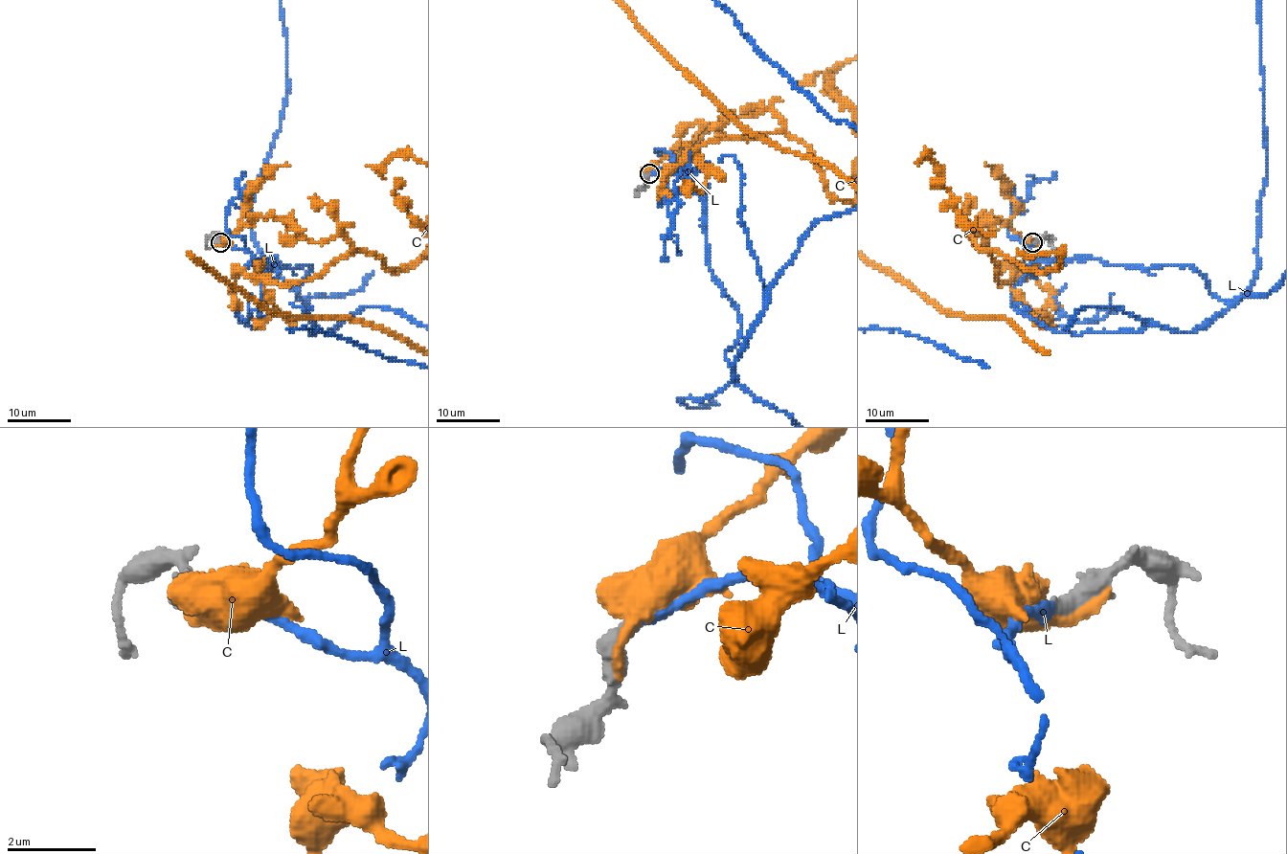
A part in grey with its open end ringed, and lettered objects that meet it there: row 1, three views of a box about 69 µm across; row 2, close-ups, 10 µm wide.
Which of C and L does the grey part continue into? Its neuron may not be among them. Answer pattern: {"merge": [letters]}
{"merge": ["L"]}

